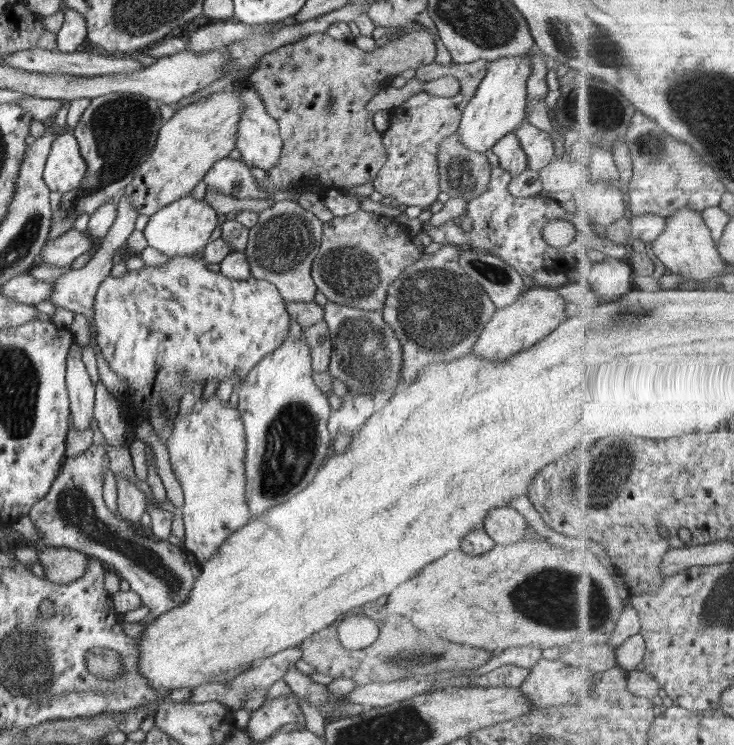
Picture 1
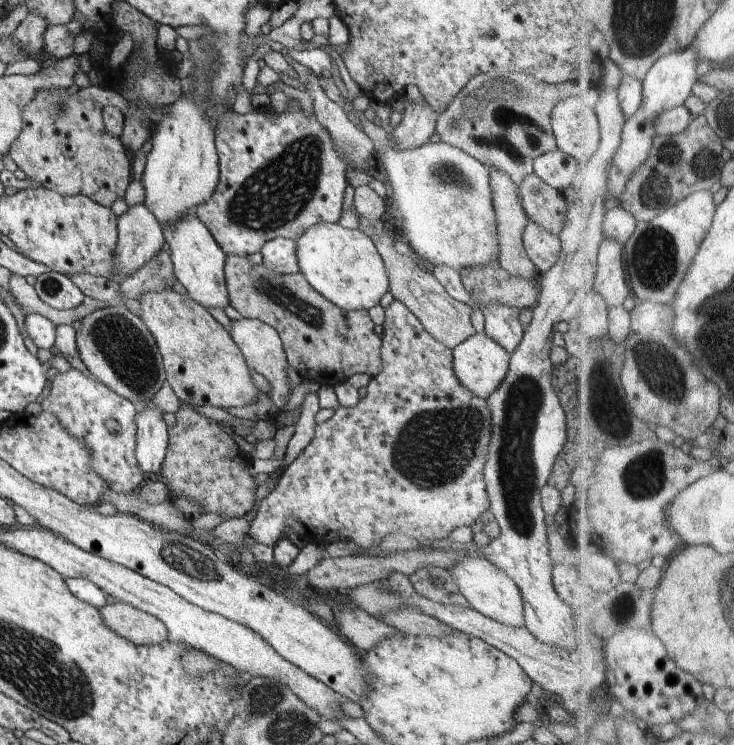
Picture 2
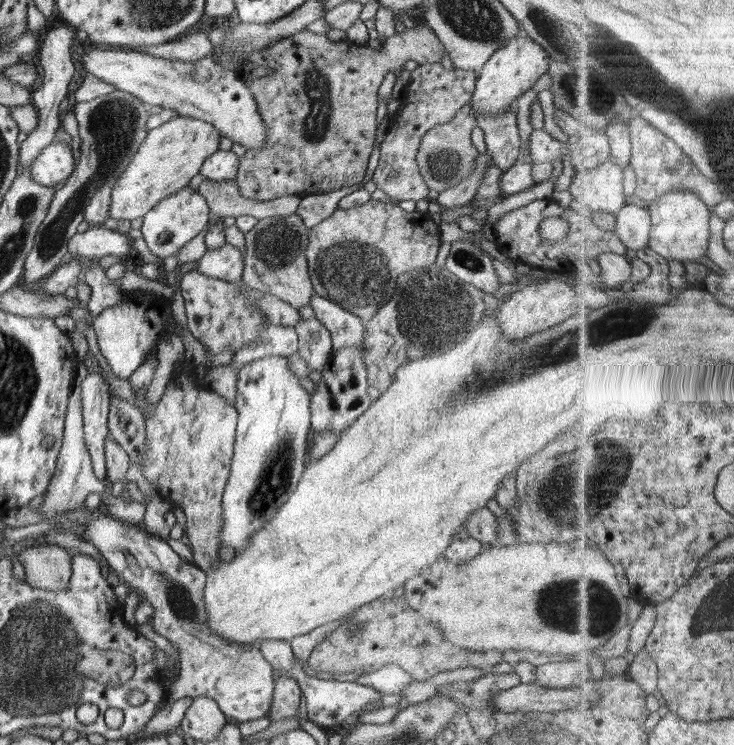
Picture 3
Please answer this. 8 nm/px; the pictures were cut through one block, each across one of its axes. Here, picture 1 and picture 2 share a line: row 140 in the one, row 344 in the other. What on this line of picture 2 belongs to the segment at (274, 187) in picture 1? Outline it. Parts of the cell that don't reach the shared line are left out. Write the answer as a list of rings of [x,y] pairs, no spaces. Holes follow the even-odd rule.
[[[226,256],[223,271],[229,294],[229,304],[240,312],[244,319],[258,319],[276,329],[283,342],[289,366],[295,368],[302,378],[315,380],[321,385],[327,382],[334,386],[340,381],[348,381],[350,376],[359,372],[365,372],[370,377],[375,377],[381,372],[383,368],[382,341],[374,333],[375,324],[368,315],[368,309],[359,311],[341,309],[316,292],[300,271],[287,275],[280,274],[276,271],[273,272],[264,263],[250,264],[247,257]]]

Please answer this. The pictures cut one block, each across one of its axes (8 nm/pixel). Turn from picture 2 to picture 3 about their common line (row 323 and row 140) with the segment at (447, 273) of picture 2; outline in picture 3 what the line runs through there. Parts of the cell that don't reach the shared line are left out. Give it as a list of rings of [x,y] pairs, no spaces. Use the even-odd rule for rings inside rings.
[[[514,104],[513,107],[508,105],[508,109],[506,109],[504,113],[500,113],[500,115],[482,115],[482,113],[480,113],[476,119],[477,126],[484,131],[487,152],[490,153],[493,164],[502,172],[508,171],[510,167],[518,162],[522,144]]]

